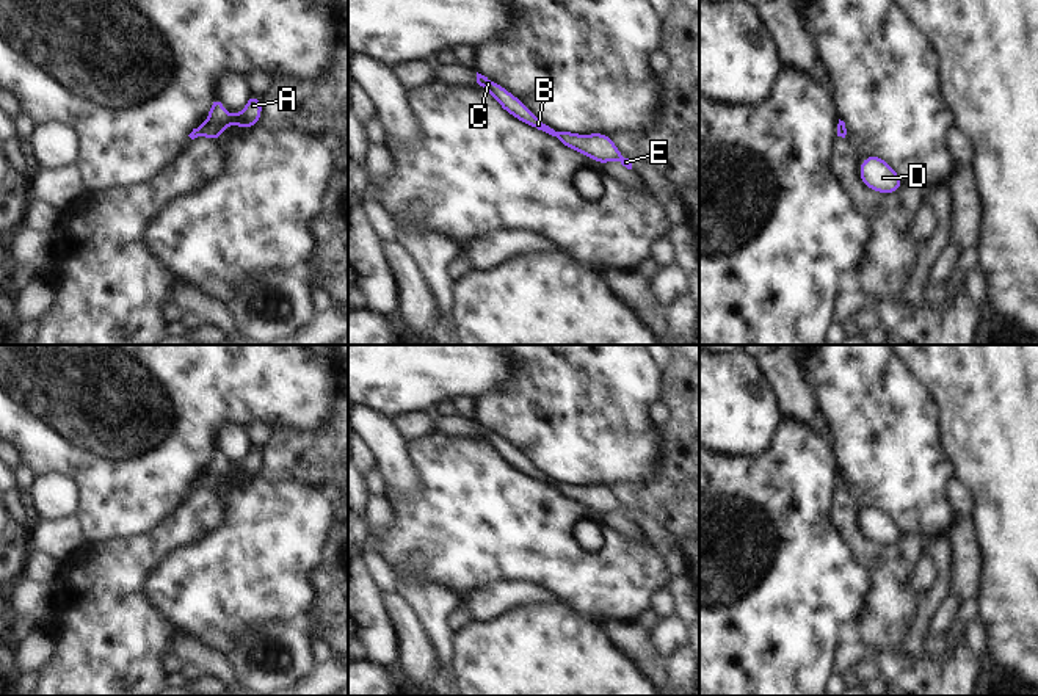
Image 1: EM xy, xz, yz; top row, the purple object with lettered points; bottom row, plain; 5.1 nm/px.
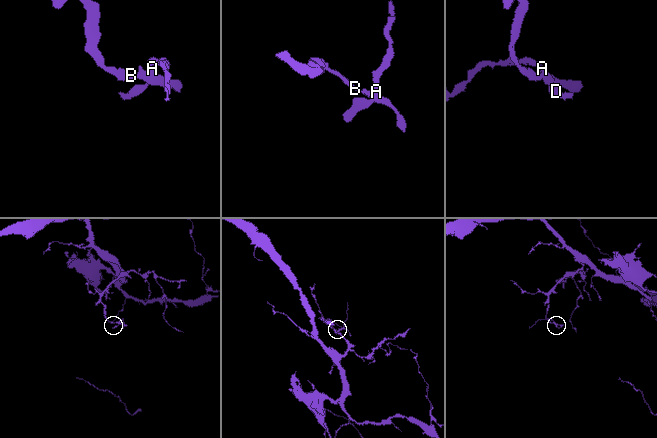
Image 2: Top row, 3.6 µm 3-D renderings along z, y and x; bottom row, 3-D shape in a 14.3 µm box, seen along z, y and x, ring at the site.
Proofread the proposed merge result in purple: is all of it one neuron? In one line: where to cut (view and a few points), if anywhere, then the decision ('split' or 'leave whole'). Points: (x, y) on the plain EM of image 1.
no cut; leave whole

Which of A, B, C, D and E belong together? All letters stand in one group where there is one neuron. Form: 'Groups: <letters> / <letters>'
Groups: A B C D E.

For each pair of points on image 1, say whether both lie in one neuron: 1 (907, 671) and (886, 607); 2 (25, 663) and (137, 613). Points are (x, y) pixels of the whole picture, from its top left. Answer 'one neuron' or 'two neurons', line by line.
1: one neuron
2: two neurons

